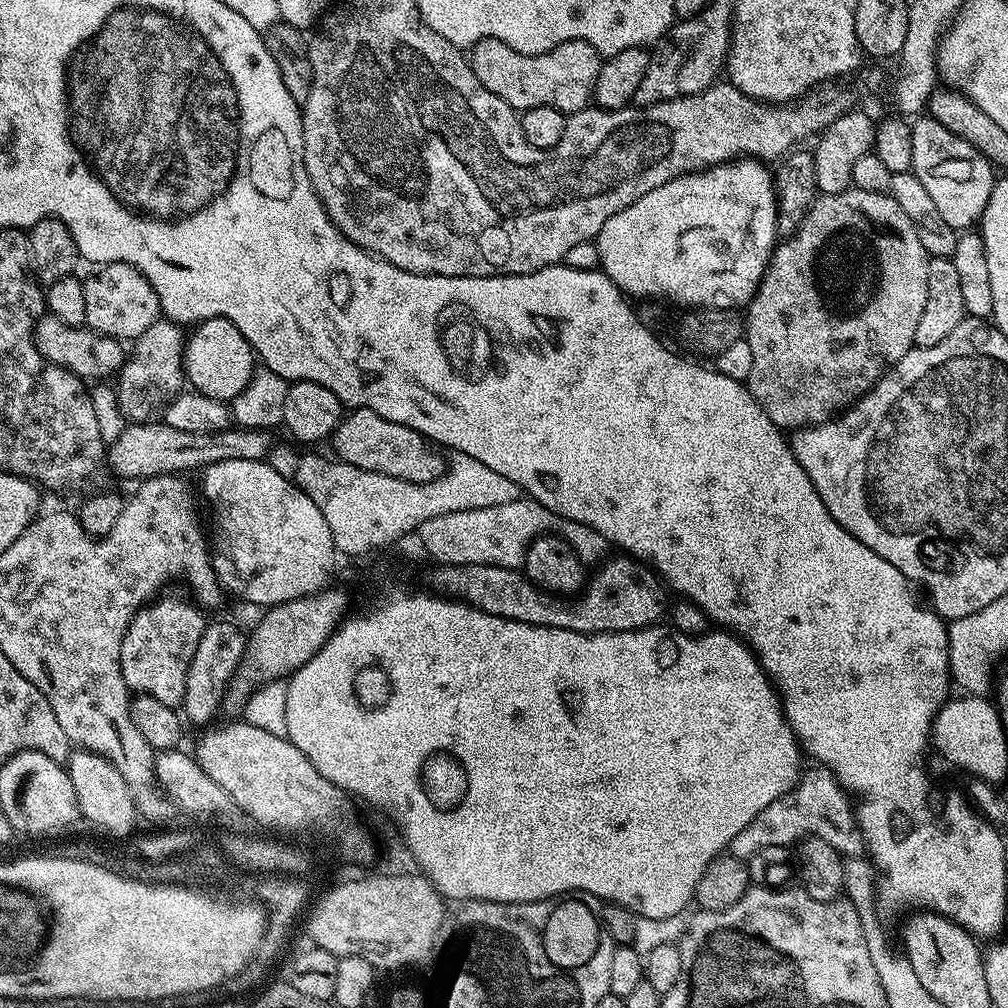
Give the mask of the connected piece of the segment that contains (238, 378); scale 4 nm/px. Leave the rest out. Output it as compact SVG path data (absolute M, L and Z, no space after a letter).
M215 316L201 321L189 333L184 348L185 379L206 397L225 402L242 393L254 375L256 355L248 340L228 318Z

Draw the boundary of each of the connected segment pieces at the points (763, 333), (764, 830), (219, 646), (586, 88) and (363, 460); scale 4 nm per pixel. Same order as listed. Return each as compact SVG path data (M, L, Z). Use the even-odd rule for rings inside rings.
M851 187L838 194L829 196L817 195L816 201L792 236L781 239L772 249L768 260L768 268L760 280L758 290L746 305L746 339L750 342L750 351L754 357L754 366L746 381L748 393L755 398L758 406L781 430L806 428L813 424L827 424L837 414L852 407L865 392L876 385L885 371L897 364L900 359L914 347L914 330L918 330L918 322L922 318L922 310L926 307L926 270L930 257L918 239L918 230L902 214L902 206L894 202L888 192L870 194L870 190L858 190Z
M812 766L809 772L807 769L790 791L770 802L770 806L766 806L766 810L762 810L762 814L758 814L758 818L746 826L746 830L734 837L730 852L747 862L751 856L758 854L758 850L766 850L766 846L796 846L809 836L830 842L830 846L834 846L834 850L843 857L859 856L865 851L853 801L836 780L835 774L823 766Z
M216 620L205 627L202 638L198 642L198 650L194 650L194 658L188 667L186 674L186 694L182 712L200 726L208 726L213 723L212 715L221 709L224 703L224 691L232 681L232 675L244 657L244 646L246 643L245 633L240 633L236 624L228 620ZM212 720L212 721L211 721Z
M486 38L472 45L470 63L478 82L482 82L482 86L486 86L486 90L490 90L490 94L498 94L498 98L506 101L511 108L523 110L534 106L554 106L554 110L571 114L589 107L596 90L596 79L602 57L596 53L594 46L585 40L562 42L558 46L554 46L554 50L531 56L506 46L506 42L502 42L498 38Z
M369 408L351 409L332 432L331 444L336 451L333 452L335 459L345 464L415 484L434 482L446 467L445 457L439 456L441 453L425 440L422 433L410 430L410 426L390 422Z

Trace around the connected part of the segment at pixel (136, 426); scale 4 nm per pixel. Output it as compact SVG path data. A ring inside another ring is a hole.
M132 422L124 427L128 428L122 429L120 437L107 445L106 464L112 467L114 475L133 481L150 476L188 474L191 468L202 470L223 460L264 460L274 443L273 433L262 428L229 426L217 432L191 432L174 430L174 426L163 422Z

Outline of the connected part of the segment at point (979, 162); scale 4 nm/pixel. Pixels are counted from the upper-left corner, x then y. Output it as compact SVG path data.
M931 118L917 119L916 123L911 125L913 134L913 162L911 171L922 182L922 186L926 186L926 191L930 193L930 199L938 205L938 211L942 213L942 219L950 225L951 228L957 230L968 230L979 221L986 210L986 202L990 202L990 194L994 183L994 168L988 163L986 157L970 146L969 142L958 138L956 134L952 134L950 130L942 126L942 123Z

